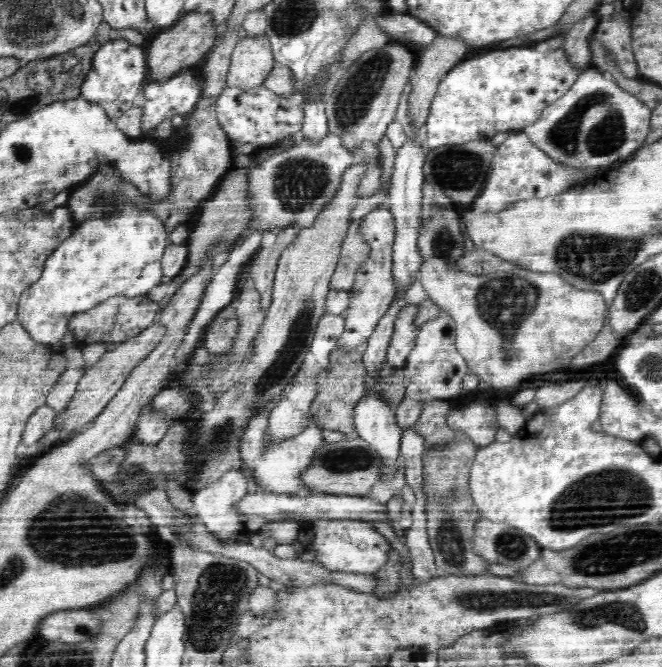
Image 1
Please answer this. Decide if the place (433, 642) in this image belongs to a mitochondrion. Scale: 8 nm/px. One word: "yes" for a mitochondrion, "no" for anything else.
no

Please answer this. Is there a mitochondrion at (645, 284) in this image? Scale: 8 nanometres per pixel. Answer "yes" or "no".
yes

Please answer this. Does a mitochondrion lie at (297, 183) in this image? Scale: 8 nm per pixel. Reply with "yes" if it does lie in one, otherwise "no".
yes

